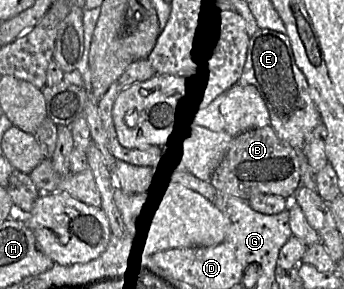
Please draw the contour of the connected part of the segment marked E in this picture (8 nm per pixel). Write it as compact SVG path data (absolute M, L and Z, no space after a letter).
M259 28L250 37L246 61L238 84L257 88L268 109L270 126L278 137L296 151L303 151L313 130L321 123L321 118L310 95L307 79L295 62L286 34Z

